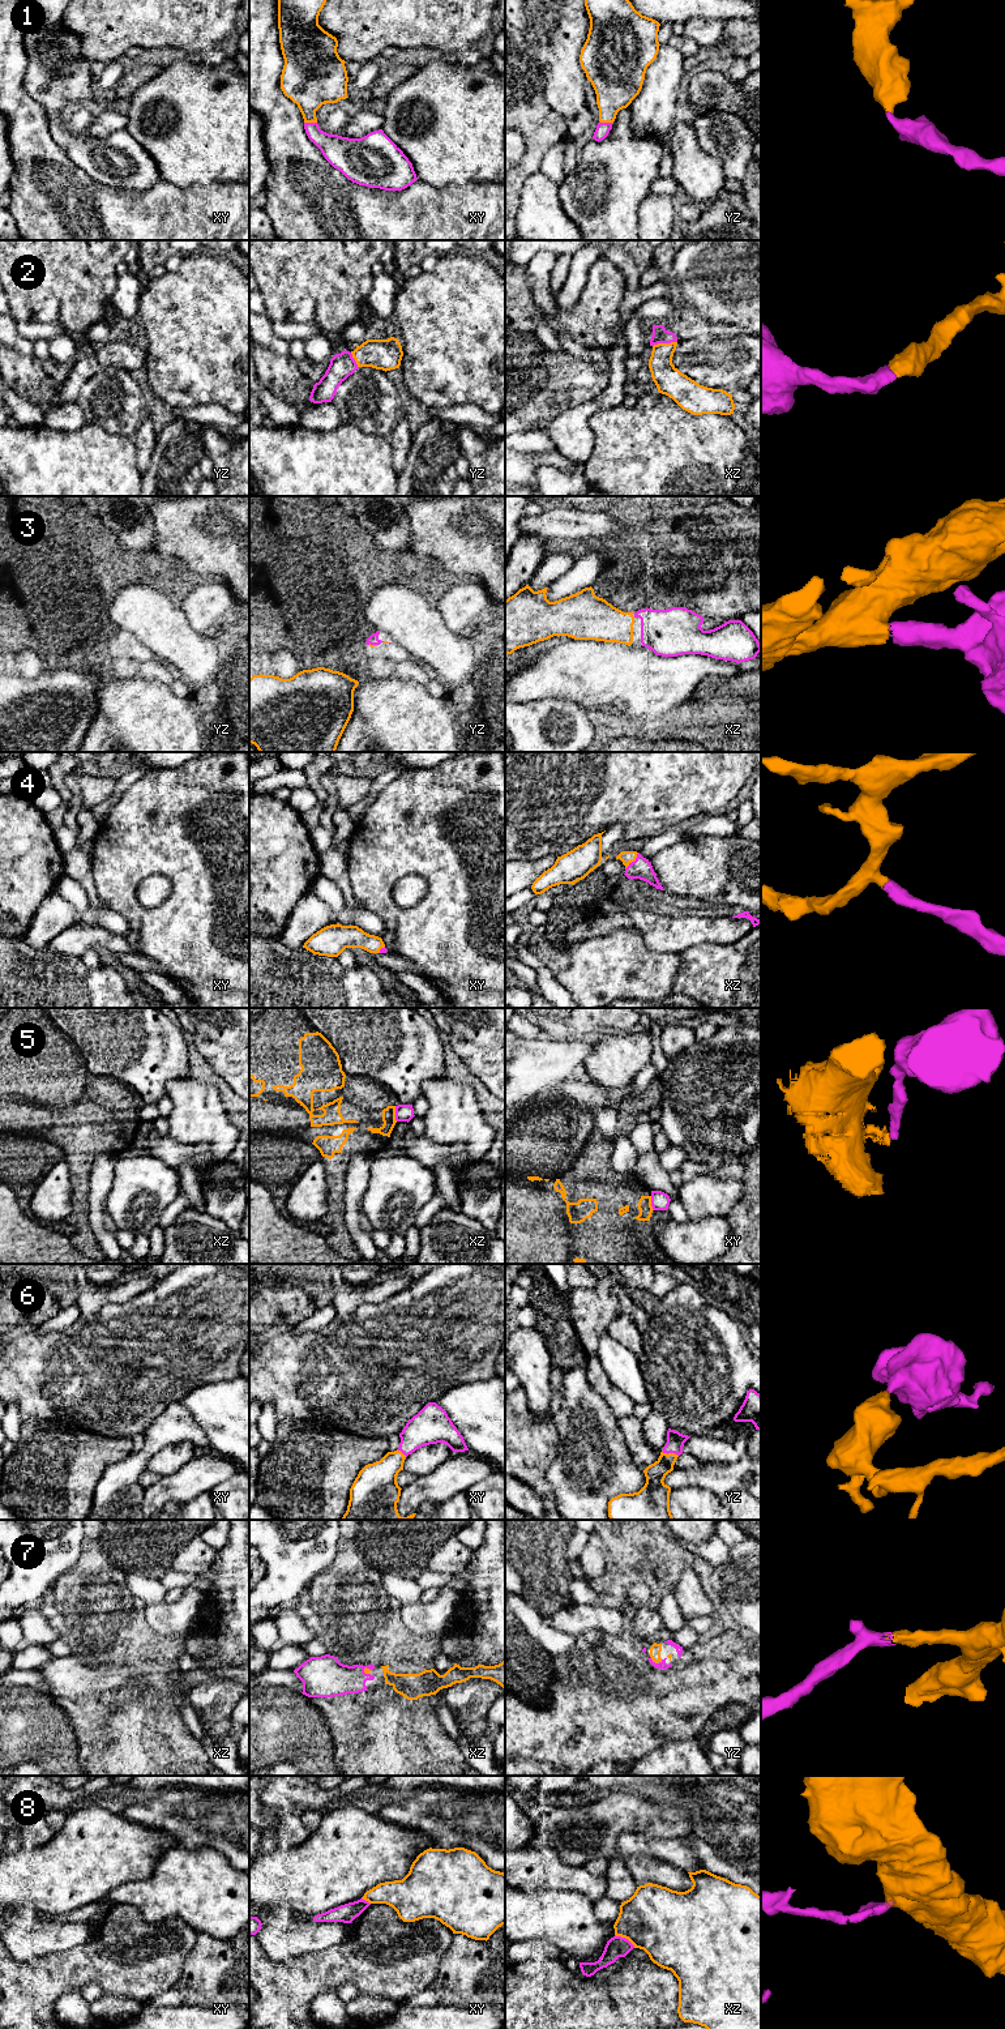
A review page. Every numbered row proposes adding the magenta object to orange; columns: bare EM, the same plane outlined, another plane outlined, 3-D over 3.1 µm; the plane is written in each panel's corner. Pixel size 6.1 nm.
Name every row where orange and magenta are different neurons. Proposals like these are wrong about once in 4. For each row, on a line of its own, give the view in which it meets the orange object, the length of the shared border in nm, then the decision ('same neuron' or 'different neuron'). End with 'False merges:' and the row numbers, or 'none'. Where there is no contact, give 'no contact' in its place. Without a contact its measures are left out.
1: contact in yz; length 90 nm; same neuron
2: contact in xz; length 160 nm; same neuron
3: contact in yz; length 60 nm; same neuron
4: contact in xz; length 130 nm; same neuron
5: contact in xz; length 100 nm; different neuron
6: contact in yz; length 110 nm; same neuron
7: contact in yz; length 60 nm; same neuron
8: contact in xz; length 150 nm; different neuron
False merges: 5, 8

